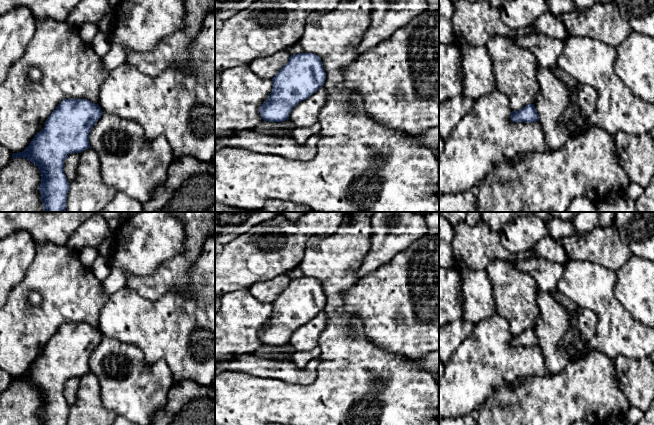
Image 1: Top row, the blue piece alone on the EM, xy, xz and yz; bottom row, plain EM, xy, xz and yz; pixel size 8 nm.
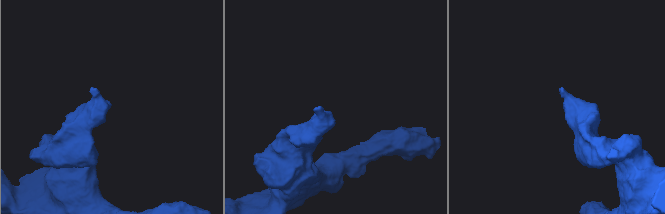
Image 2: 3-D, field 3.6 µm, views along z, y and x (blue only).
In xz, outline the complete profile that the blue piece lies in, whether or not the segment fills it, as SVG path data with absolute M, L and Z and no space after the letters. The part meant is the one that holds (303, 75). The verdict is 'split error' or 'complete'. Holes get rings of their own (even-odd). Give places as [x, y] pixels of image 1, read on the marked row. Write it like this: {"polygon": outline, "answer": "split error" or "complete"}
{"polygon": "M300 53L291 55L272 80L272 91L259 113L264 121L283 122L299 102L324 85L326 73L319 56Z", "answer": "complete"}

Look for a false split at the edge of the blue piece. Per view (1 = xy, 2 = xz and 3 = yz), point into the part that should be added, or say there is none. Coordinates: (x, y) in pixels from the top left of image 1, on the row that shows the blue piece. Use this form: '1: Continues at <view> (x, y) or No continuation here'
1: No continuation here
2: No continuation here
3: No continuation here

